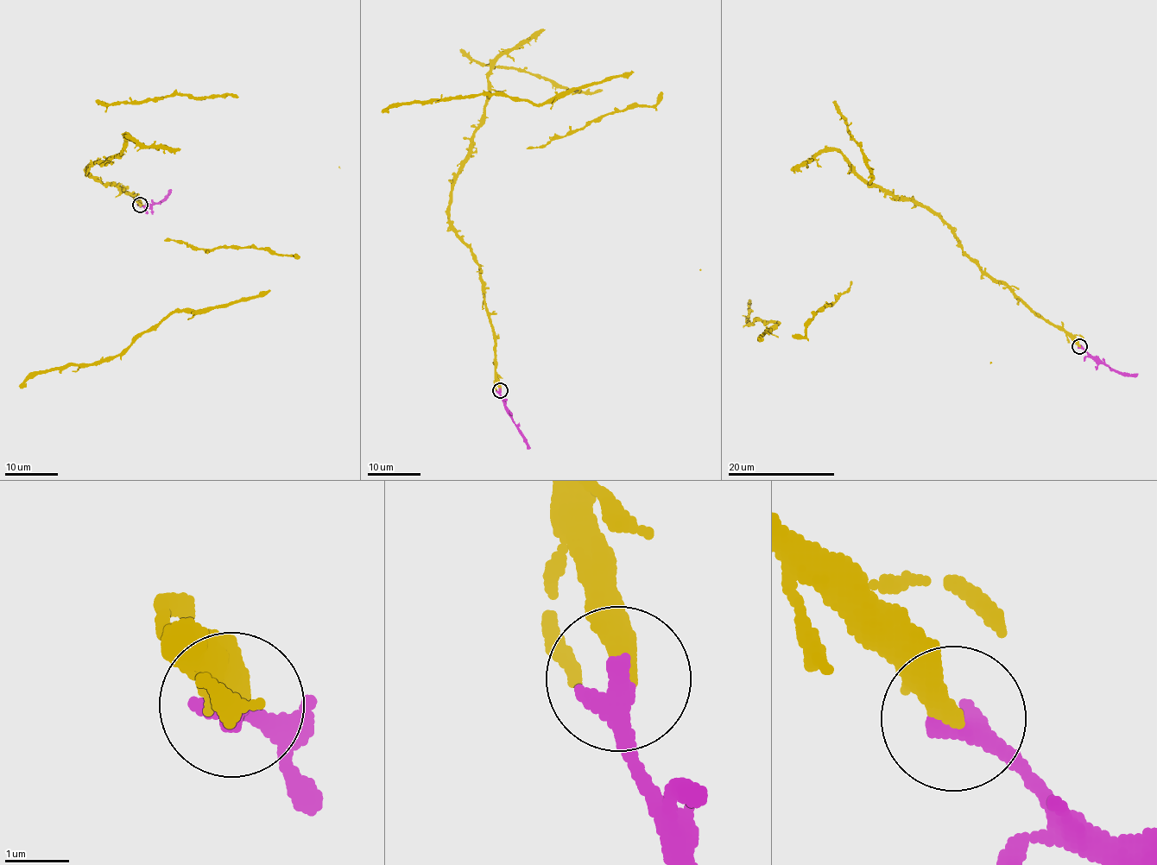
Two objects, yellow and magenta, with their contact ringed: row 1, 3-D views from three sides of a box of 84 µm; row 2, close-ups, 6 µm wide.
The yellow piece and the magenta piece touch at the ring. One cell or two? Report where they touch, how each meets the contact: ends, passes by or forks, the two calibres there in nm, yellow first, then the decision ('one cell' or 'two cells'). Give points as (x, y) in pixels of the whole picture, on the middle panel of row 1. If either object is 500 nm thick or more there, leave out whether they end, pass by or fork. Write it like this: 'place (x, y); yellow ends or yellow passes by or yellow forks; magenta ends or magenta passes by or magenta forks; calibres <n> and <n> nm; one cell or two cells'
place (500, 390); yellow ends; magenta ends; calibres 400 and 400 nm; one cell

